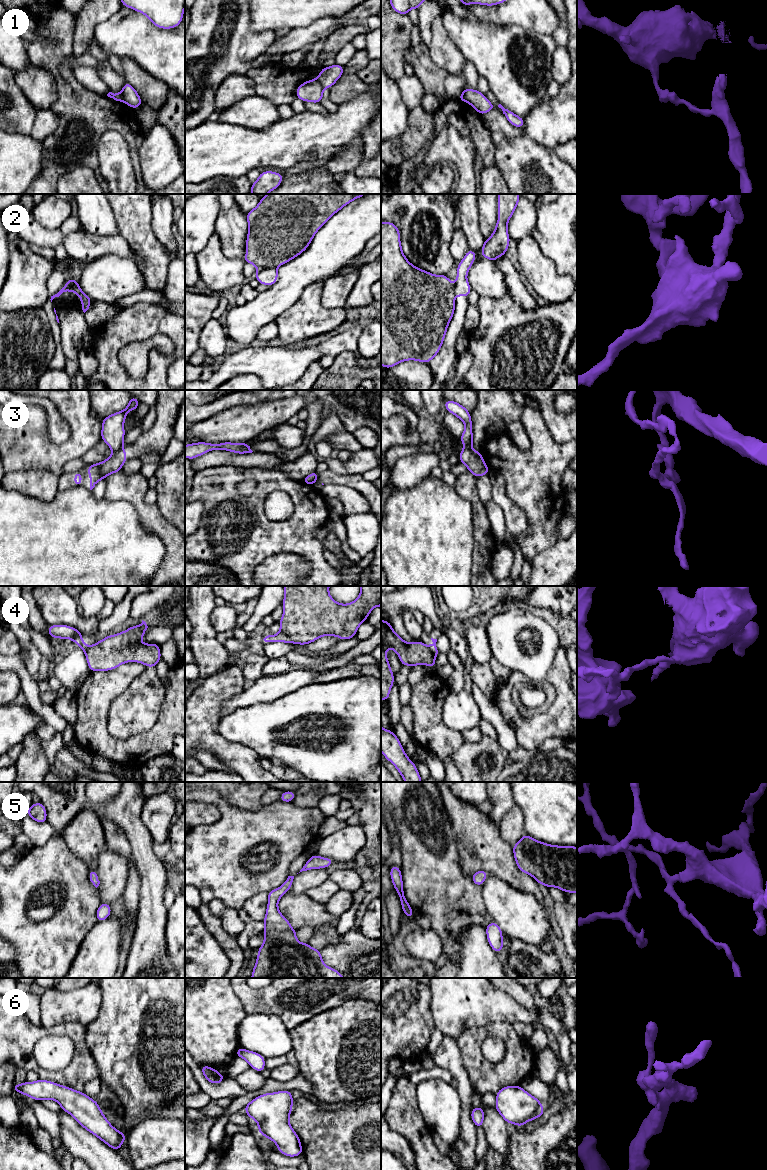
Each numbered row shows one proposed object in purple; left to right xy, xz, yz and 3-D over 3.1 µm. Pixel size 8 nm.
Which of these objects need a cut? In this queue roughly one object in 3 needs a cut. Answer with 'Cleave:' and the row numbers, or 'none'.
Cleave: 1, 2, 3, 4

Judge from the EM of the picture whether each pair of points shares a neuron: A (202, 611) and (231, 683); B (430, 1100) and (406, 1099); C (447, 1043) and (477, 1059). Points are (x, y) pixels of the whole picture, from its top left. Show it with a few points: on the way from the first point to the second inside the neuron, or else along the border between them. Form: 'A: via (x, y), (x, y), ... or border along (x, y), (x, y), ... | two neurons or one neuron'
A: border along (227, 665), (222, 670), (211, 674), (205, 679) | two neurons
B: border along (415, 1084), (415, 1099), (424, 1121) | two neurons
C: border along (454, 1038), (460, 1052), (463, 1068), (466, 1071) | two neurons

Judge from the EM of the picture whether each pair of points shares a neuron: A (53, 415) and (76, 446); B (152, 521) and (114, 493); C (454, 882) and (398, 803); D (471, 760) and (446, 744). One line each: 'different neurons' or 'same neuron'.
A: different neurons
B: same neuron
C: same neuron
D: different neurons

